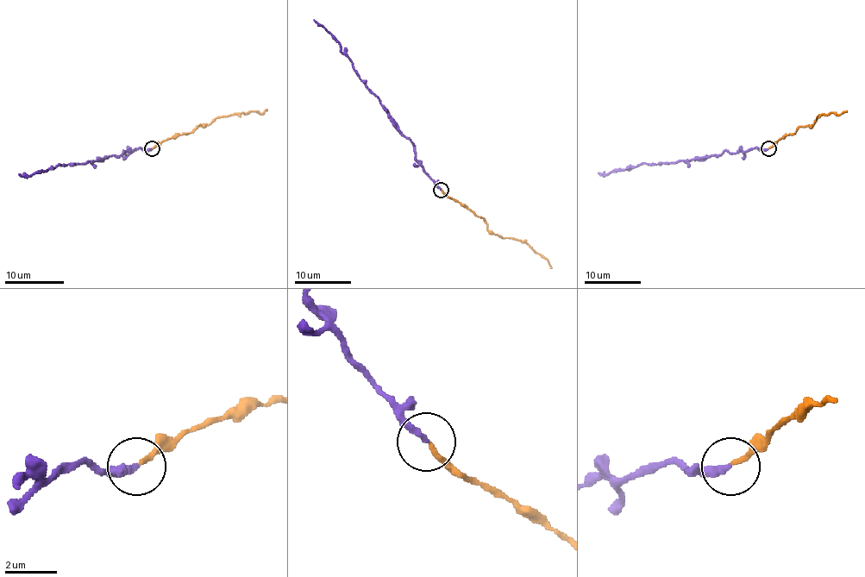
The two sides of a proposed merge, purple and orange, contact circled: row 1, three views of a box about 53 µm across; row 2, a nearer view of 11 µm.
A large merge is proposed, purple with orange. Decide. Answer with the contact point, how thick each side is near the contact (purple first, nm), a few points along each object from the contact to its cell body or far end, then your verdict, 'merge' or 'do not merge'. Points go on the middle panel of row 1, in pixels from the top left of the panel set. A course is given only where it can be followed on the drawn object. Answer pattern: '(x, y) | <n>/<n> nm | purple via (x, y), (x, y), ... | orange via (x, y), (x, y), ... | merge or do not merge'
(441, 190) | 280/180 nm | purple via (441, 190), (416, 158), (416, 147), (359, 78), (354, 63), (341, 51), (341, 45), (314, 20) | orange via (442, 190), (484, 221), (488, 231), (503, 238), (525, 241), (552, 267) | do not merge

